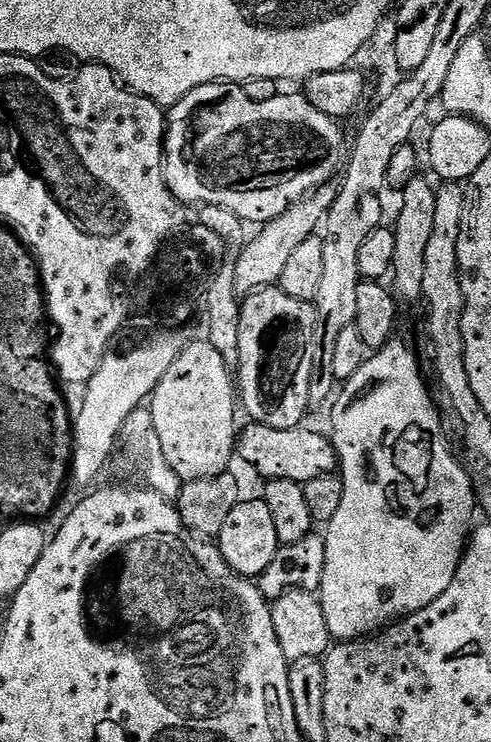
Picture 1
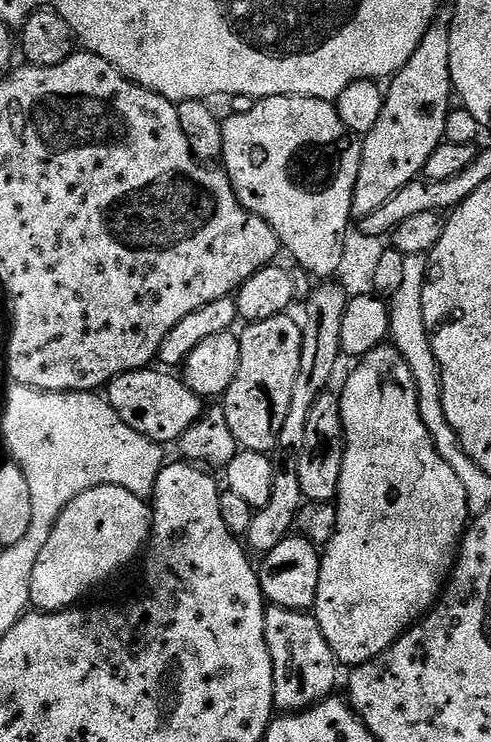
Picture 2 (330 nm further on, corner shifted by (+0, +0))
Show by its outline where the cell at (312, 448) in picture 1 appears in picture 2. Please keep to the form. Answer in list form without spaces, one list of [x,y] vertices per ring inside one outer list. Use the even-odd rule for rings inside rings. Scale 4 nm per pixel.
[[[155,367],[139,368],[137,372],[127,372],[116,376],[106,385],[108,405],[130,426],[146,438],[161,446],[175,445],[194,422],[198,422],[206,411],[202,397],[190,390],[179,375],[171,376],[171,371],[155,372]]]

